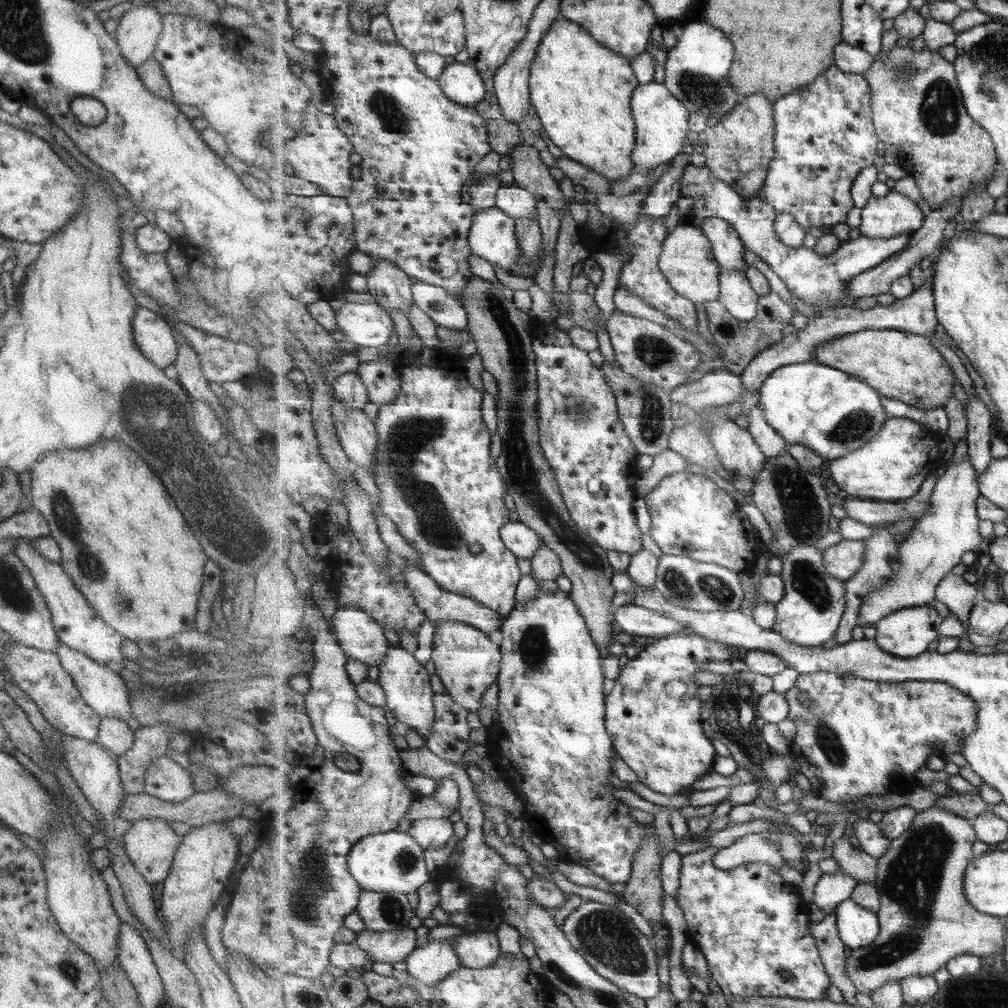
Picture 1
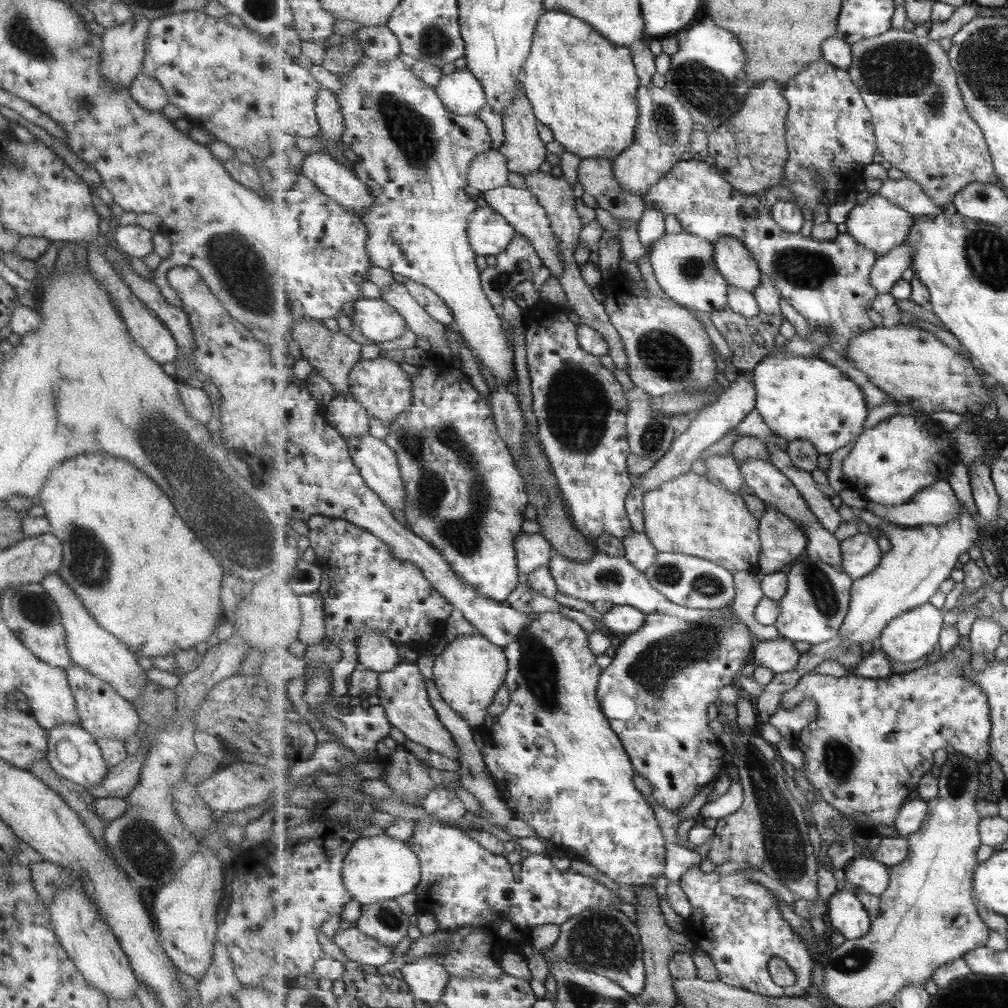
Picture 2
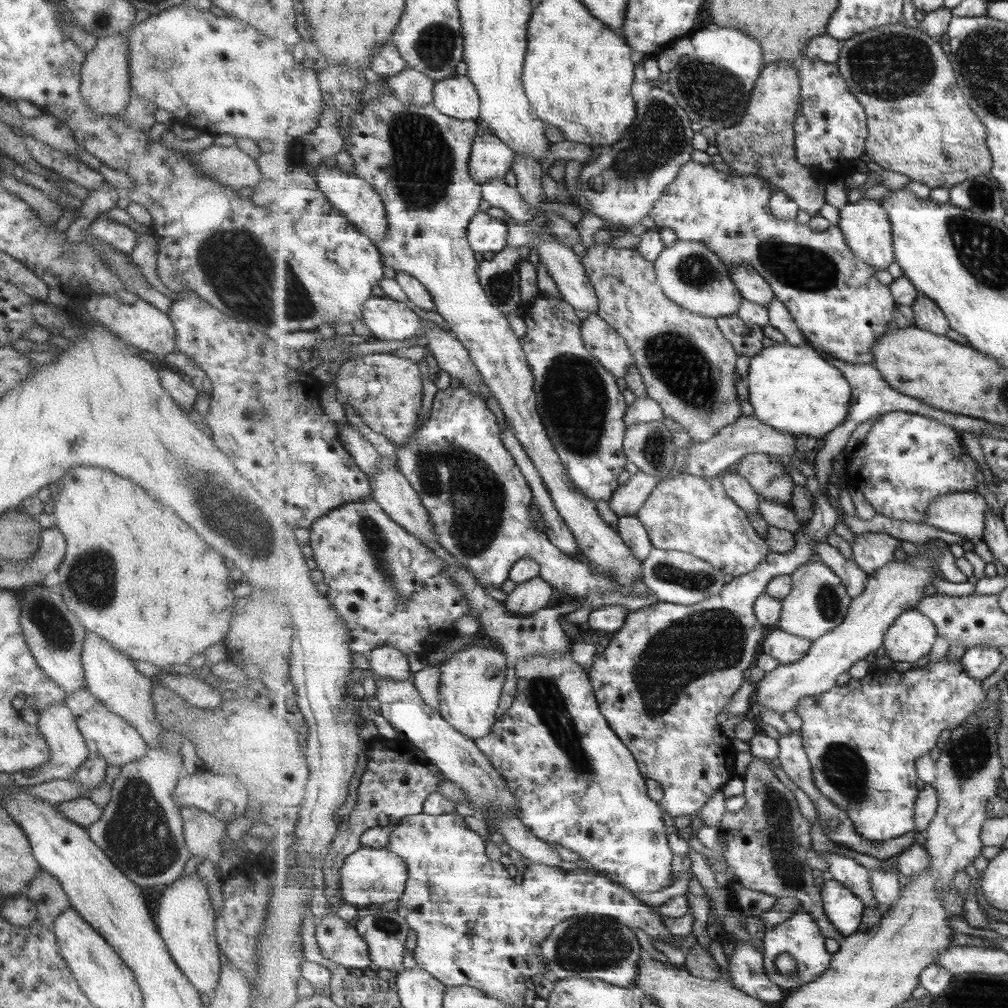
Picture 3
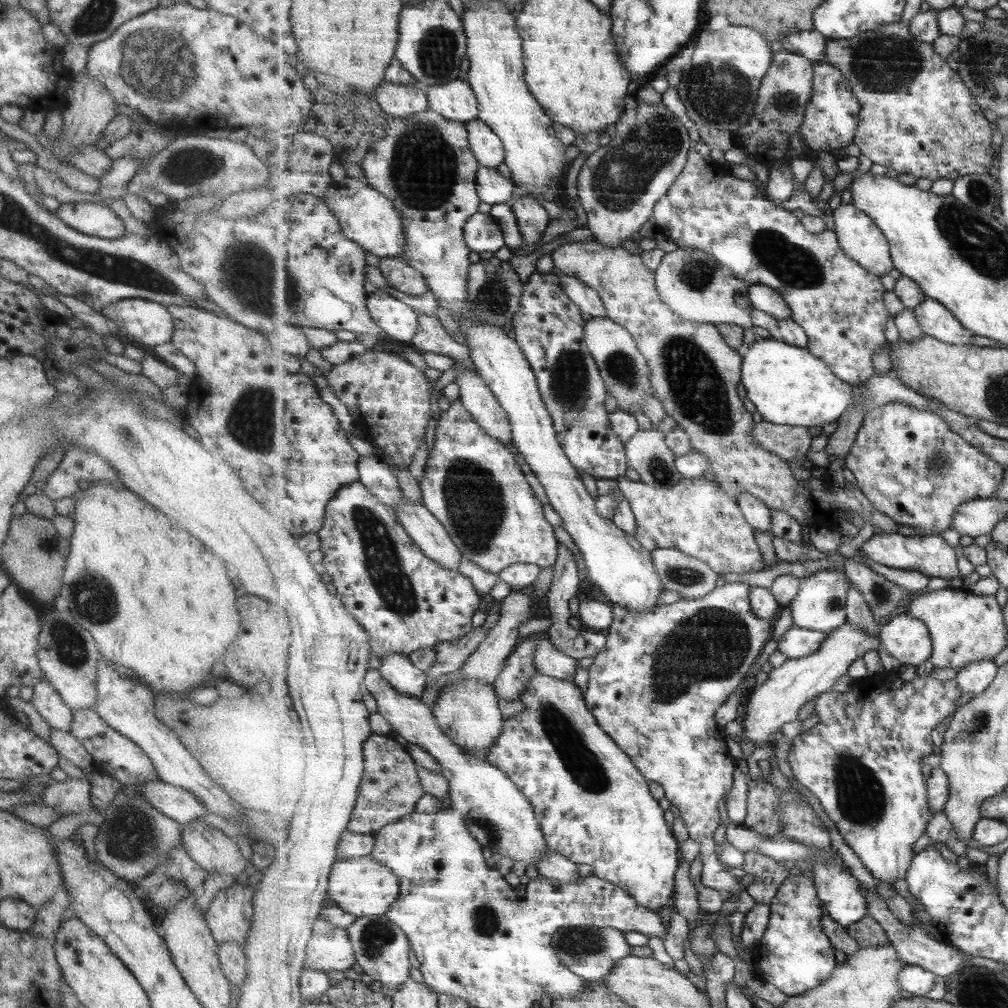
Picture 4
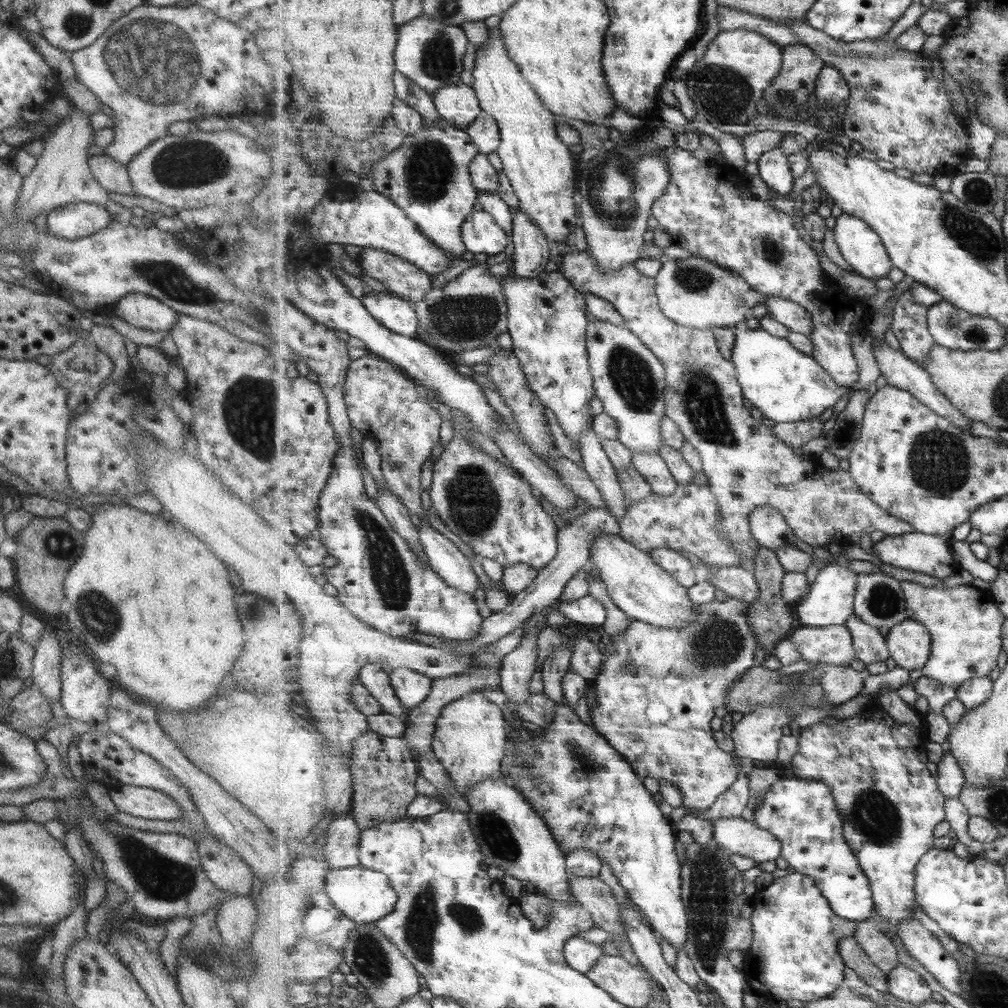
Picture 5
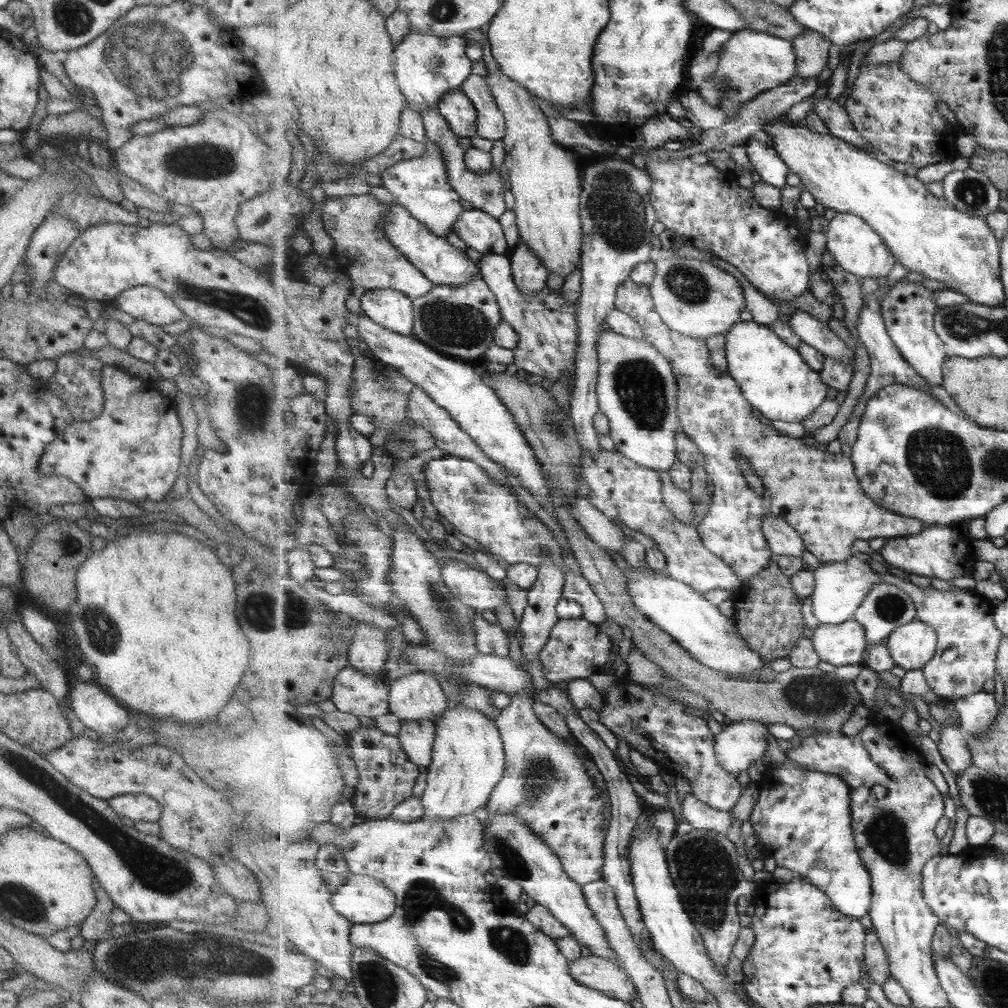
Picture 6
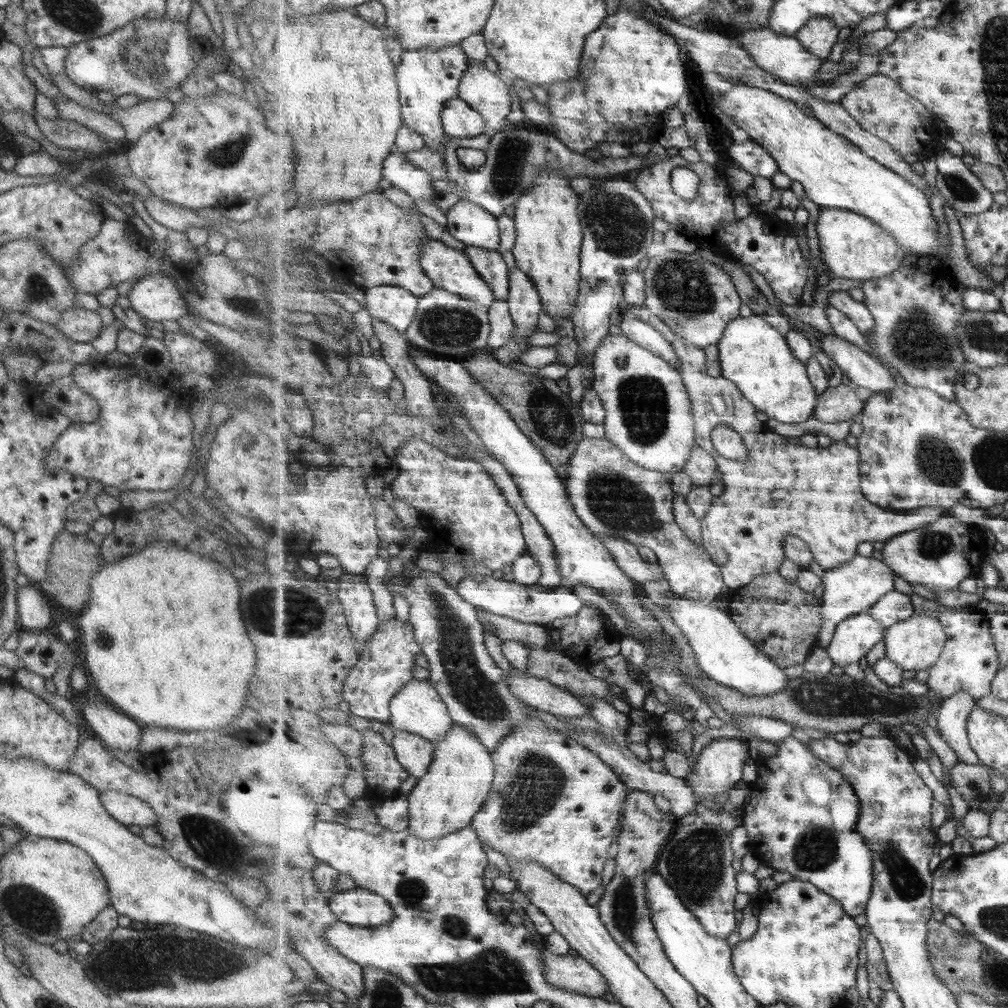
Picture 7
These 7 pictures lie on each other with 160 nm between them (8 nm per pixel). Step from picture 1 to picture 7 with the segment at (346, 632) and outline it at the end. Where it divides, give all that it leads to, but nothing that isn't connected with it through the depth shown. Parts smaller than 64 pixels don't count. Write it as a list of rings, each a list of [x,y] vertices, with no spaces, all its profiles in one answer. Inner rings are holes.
[[[415,678],[411,681],[391,701],[391,712],[392,717],[389,723],[394,726],[396,731],[407,731],[411,734],[418,734],[433,744],[445,740],[445,737],[454,728],[454,720],[447,703],[429,680]]]

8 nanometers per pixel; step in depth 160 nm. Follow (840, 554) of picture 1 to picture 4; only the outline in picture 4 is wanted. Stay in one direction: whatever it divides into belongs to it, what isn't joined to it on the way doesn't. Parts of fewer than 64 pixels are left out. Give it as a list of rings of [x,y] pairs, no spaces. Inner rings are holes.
[[[887,532],[873,535],[868,541],[864,542],[861,550],[869,561],[898,569],[911,569],[921,572],[925,576],[932,578],[961,578],[959,568],[957,568],[956,549],[942,538],[940,535],[903,535],[899,533],[889,534]]]

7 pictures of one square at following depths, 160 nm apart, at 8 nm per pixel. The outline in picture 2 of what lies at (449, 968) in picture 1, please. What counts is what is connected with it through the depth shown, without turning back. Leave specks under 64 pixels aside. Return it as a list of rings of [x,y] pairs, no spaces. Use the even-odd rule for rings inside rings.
[[[426,955],[411,964],[405,963],[401,968],[402,978],[407,981],[411,994],[418,1002],[421,1000],[429,1006],[437,1006],[439,1000],[442,1000],[446,994],[446,988],[452,976],[445,970],[440,960],[434,955]]]

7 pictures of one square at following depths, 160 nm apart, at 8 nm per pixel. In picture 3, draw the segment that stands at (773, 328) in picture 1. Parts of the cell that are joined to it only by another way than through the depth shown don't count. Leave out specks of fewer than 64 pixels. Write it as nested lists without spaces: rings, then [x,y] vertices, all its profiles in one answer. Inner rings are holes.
[[[739,315],[720,317],[717,319],[725,338],[733,344],[739,356],[747,356],[750,360],[763,349],[763,326],[748,325]]]

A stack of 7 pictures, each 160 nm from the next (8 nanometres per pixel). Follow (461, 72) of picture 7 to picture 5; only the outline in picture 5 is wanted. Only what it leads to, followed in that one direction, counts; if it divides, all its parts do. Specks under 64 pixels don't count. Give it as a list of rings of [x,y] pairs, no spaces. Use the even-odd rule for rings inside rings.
[[[422,14],[400,26],[398,31],[398,45],[394,54],[396,71],[433,96],[443,87],[461,83],[463,58],[466,57],[471,44],[460,26],[446,26]]]

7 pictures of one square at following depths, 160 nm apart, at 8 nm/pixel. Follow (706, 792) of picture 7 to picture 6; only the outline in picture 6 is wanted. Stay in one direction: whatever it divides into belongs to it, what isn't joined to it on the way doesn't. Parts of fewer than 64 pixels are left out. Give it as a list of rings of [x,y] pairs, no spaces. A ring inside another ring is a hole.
[[[743,720],[731,722],[720,733],[716,734],[715,753],[719,767],[725,769],[729,775],[737,777],[741,772],[746,772],[753,764],[759,764],[767,750],[767,736],[769,730],[767,723],[758,720]]]

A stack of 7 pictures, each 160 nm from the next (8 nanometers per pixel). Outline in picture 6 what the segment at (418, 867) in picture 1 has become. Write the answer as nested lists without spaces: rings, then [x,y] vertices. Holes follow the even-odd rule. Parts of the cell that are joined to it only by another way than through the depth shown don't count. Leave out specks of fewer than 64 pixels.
[[[348,872],[343,884],[337,888],[332,898],[335,910],[345,918],[351,919],[354,924],[377,924],[394,916],[397,902],[395,893],[387,889],[381,880],[368,874],[353,874]]]

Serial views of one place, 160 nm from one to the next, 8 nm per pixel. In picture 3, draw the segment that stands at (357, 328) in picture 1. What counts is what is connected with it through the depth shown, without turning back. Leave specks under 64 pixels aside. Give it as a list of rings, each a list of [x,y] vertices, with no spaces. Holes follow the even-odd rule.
[[[385,296],[372,297],[363,305],[363,321],[379,341],[409,341],[422,334],[424,325],[410,302],[397,302]]]

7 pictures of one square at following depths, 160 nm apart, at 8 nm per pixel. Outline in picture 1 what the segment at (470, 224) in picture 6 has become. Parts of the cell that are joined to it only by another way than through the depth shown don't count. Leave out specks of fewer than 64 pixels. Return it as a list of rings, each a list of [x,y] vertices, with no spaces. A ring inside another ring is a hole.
[[[497,205],[474,213],[469,238],[473,254],[484,258],[492,266],[513,272],[520,259],[516,221]]]

